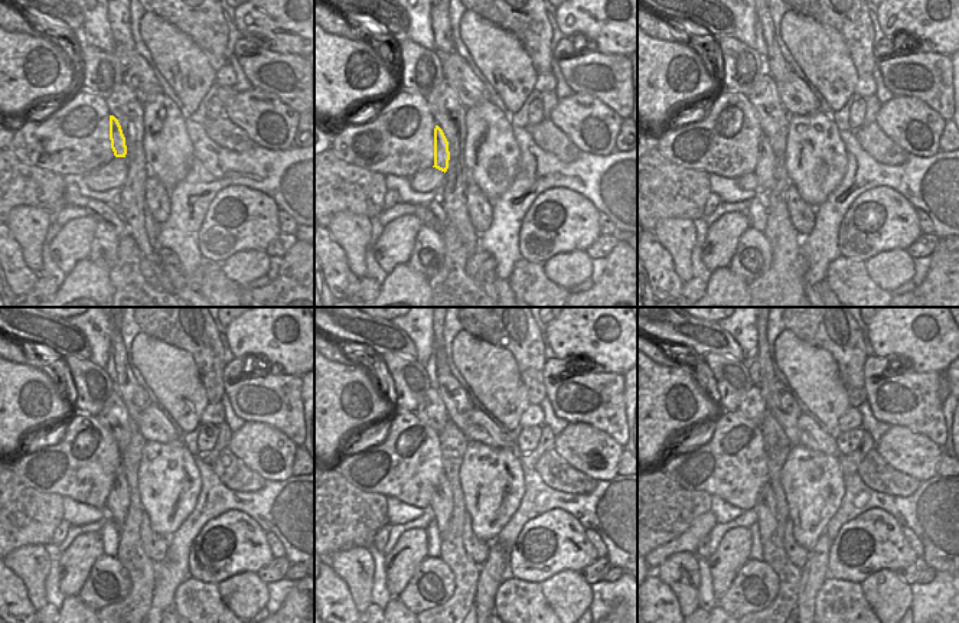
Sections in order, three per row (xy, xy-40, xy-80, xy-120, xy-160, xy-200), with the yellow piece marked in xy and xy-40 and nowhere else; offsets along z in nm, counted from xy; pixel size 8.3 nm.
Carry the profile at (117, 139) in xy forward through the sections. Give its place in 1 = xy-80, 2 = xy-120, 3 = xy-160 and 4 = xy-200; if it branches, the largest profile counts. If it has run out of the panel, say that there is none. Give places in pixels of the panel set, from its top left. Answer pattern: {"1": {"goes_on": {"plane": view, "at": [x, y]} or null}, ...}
{"1": {"goes_on": {"plane": "xy-80", "at": [765, 170]}}, "2": {"goes_on": {"plane": "xy-120", "at": [117, 505]}}, "3": {"goes_on": {"plane": "xy-160", "at": [440, 506]}}, "4": {"goes_on": {"plane": "xy-200", "at": [766, 505]}}}

